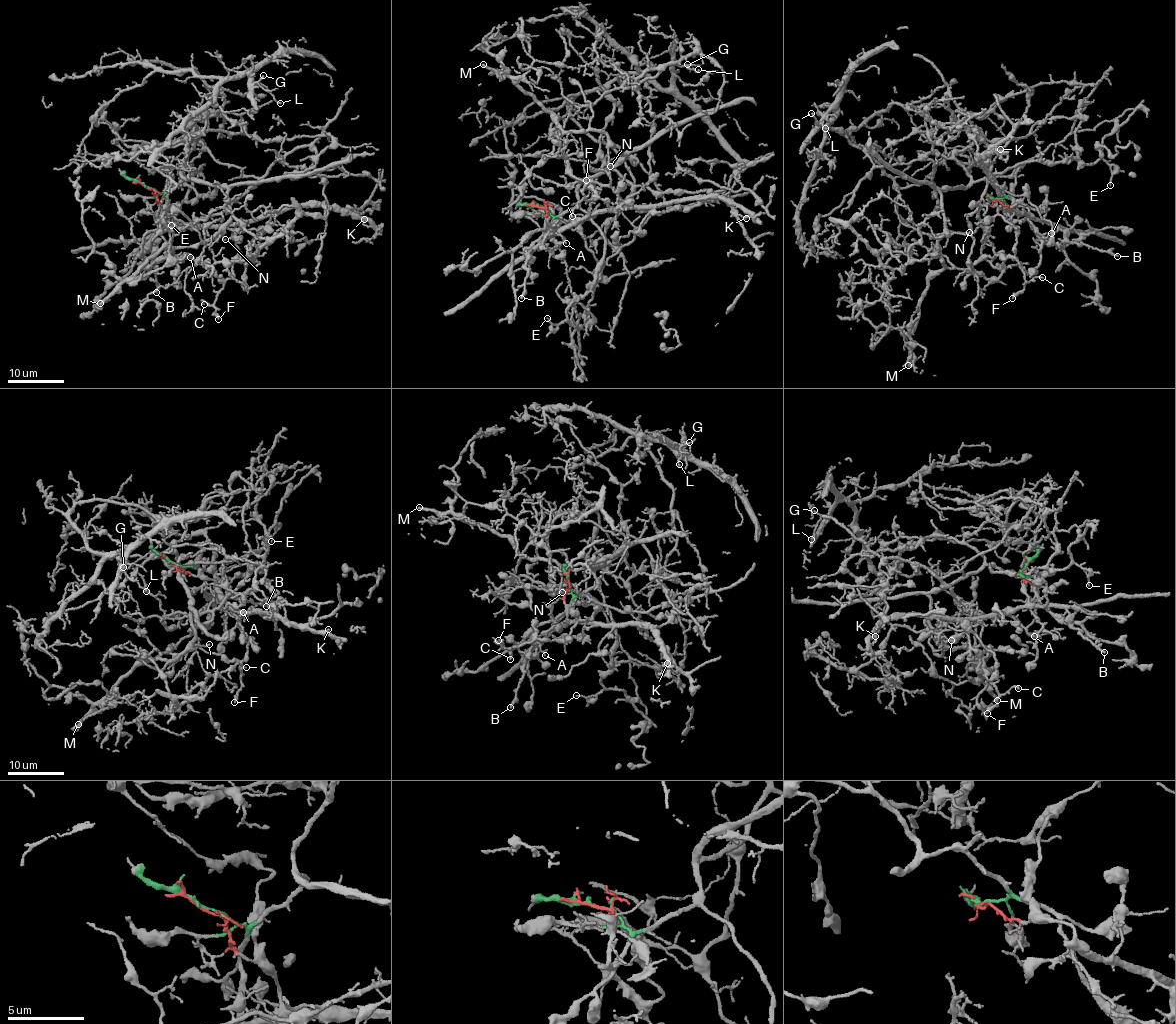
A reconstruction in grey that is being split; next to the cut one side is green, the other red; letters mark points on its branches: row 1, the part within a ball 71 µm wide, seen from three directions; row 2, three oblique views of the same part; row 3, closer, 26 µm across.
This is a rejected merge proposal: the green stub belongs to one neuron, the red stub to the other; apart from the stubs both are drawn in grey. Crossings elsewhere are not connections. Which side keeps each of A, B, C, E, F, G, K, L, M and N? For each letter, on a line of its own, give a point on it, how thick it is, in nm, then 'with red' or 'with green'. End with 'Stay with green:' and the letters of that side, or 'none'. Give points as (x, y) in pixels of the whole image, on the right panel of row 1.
A: (1051, 233) | 100 nm | with red
B: (1117, 256) | 200 nm | with red
C: (1042, 277) | 130 nm | with red
E: (1110, 185) | 90 nm | with green
F: (1012, 298) | 280 nm | with red
G: (811, 113) | 150 nm | with green
K: (1000, 149) | 190 nm | with red
L: (825, 128) | 100 nm | with green
M: (908, 365) | 280 nm | with green
N: (969, 232) | 90 nm | with green
Stay with green: E, G, L, M, N

